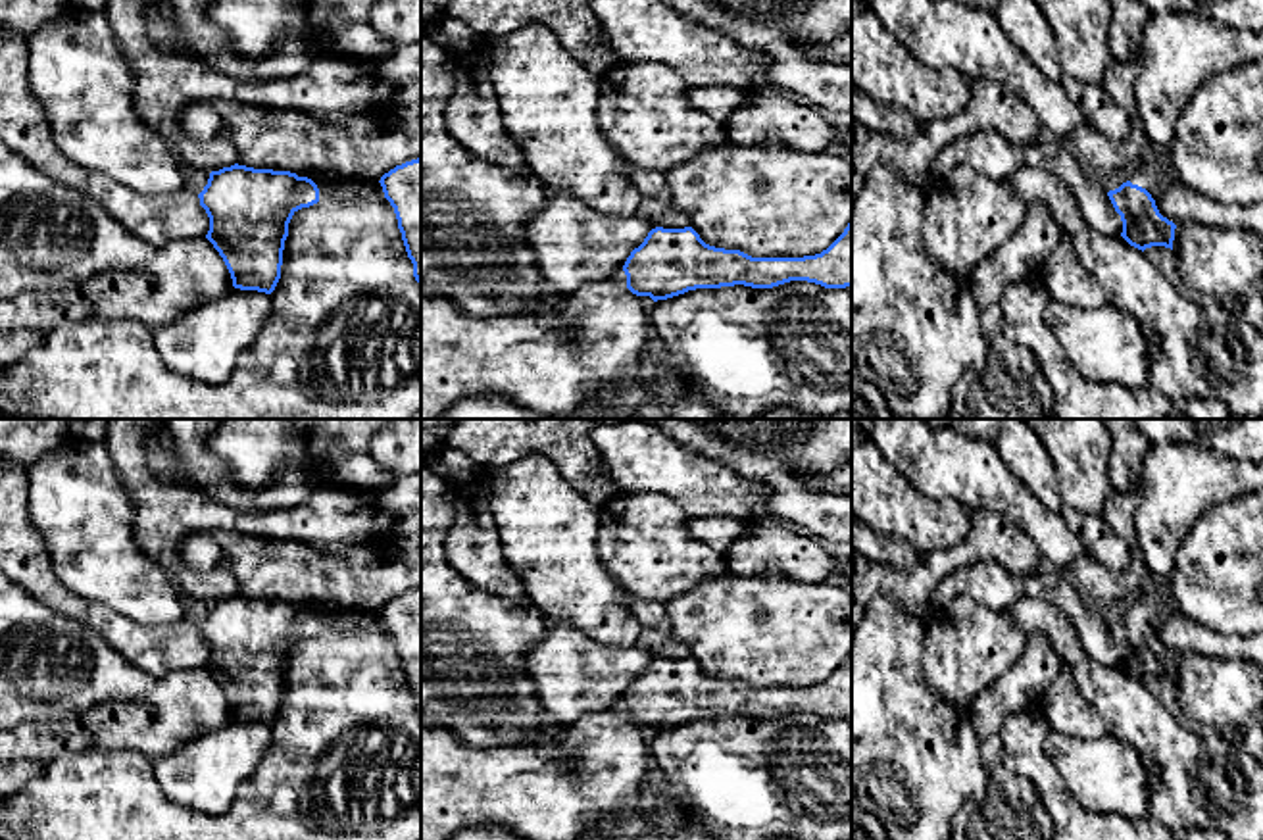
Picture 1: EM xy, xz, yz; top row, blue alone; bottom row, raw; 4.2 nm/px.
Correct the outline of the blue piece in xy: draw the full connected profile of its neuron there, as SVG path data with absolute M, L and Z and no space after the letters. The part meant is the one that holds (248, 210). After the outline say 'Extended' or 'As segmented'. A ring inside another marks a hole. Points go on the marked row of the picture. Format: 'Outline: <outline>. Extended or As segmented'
Outline: M235 163L211 171L198 198L210 217L206 238L223 258L233 286L271 294L281 279L288 223L298 210L319 202L319 188L311 179L290 171L254 169Z. As segmented

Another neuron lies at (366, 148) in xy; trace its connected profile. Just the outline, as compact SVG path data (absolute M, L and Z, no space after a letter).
M206 100L181 110L181 131L210 140L225 135L238 152L238 165L254 169L379 183L384 173L421 158L421 104L398 113L371 113L329 123L296 110L267 110L235 100Z

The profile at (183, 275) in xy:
M206 236L175 240L160 246L150 265L142 271L113 269L62 288L27 290L0 300L0 333L35 329L50 336L62 323L87 317L133 319L156 331L175 323L190 309L223 298L231 290L231 273Z

